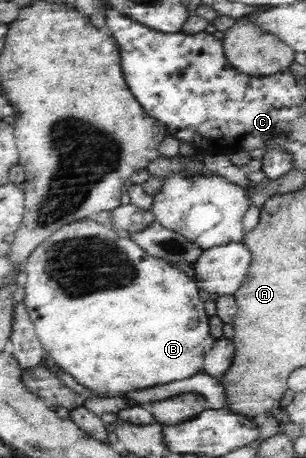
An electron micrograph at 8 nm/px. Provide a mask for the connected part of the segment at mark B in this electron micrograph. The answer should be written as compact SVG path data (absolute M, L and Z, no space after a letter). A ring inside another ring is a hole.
M95 217L76 220L56 230L31 252L23 270L27 275L27 282L23 288L23 301L40 344L43 346L45 356L55 361L79 385L83 385L85 389L96 394L96 397L117 397L133 390L151 388L157 384L168 384L183 380L183 378L191 378L190 376L195 376L201 372L201 368L204 367L205 356L216 342L216 339L211 336L210 318L203 307L203 300L199 295L200 288L194 280L194 275L170 262L151 256L130 238L118 237L112 229L99 223Z

